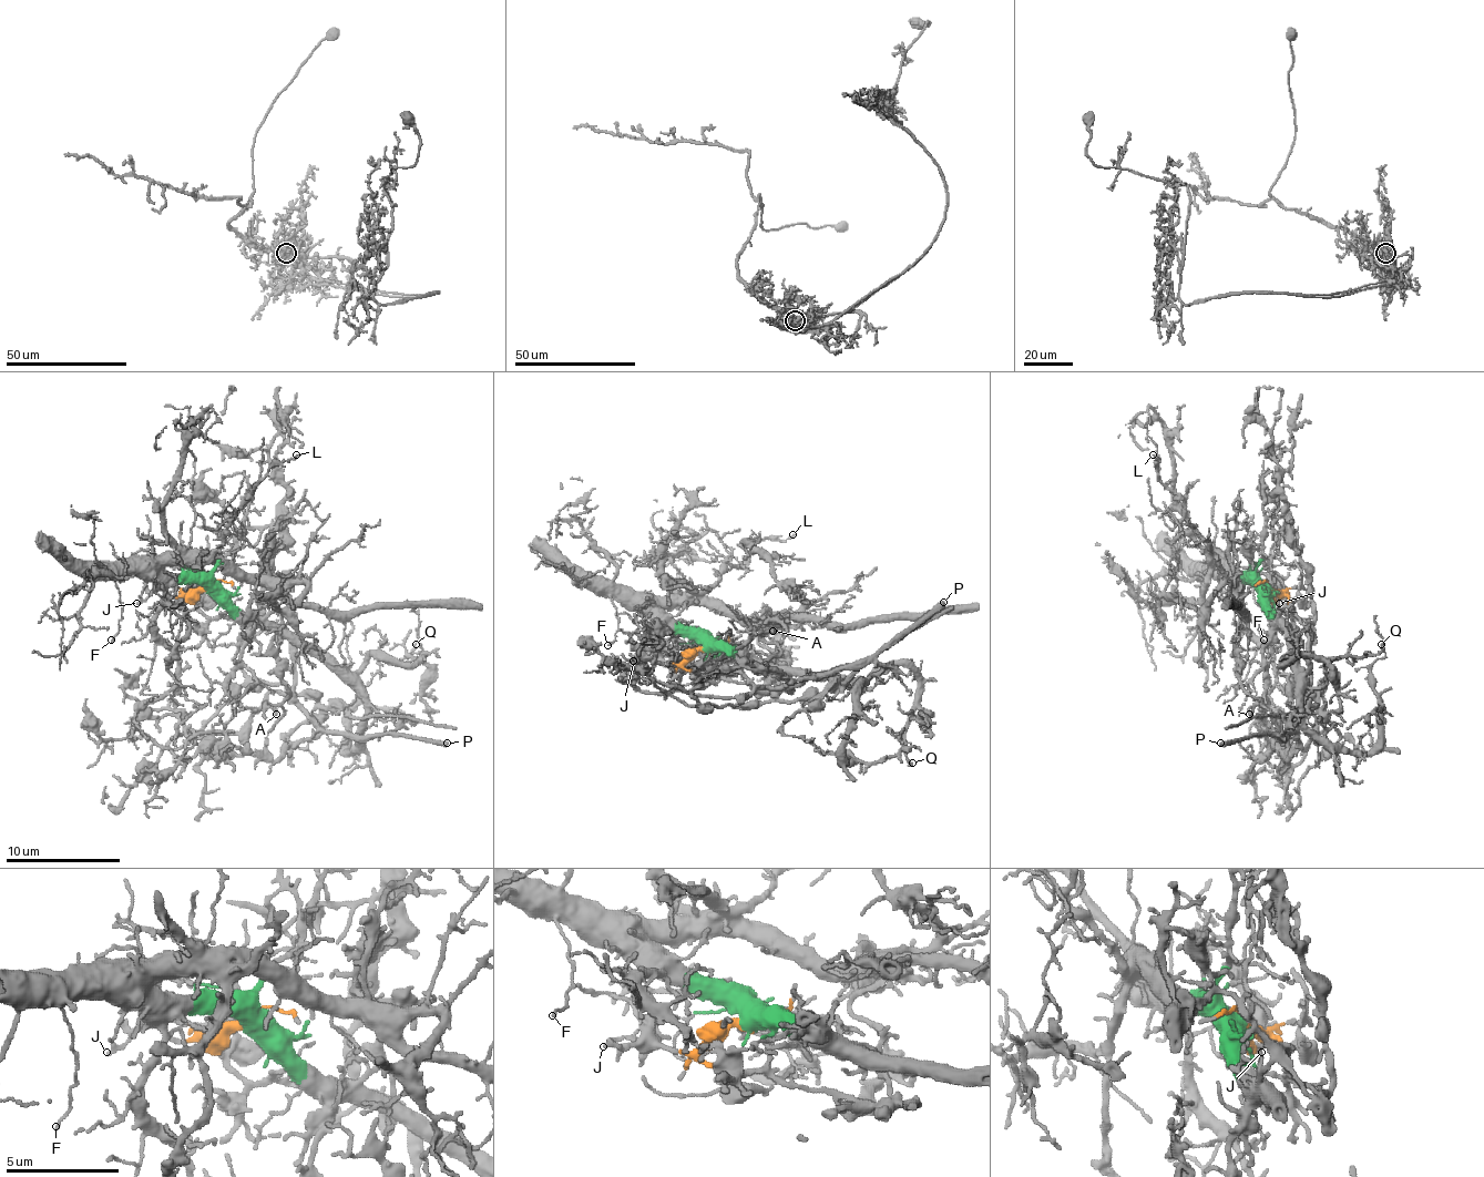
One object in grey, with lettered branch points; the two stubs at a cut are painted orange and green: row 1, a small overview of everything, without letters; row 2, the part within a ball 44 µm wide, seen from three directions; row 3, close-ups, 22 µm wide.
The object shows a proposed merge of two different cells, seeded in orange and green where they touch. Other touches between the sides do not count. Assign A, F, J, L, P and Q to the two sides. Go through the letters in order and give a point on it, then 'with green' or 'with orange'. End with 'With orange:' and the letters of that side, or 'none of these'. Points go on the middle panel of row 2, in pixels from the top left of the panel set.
A: at (773, 631); with orange
F: at (607, 645); with green
J: at (633, 661); with orange
L: at (792, 534); with green
P: at (943, 602); with orange
Q: at (912, 763); with green
With orange: A, J, P

